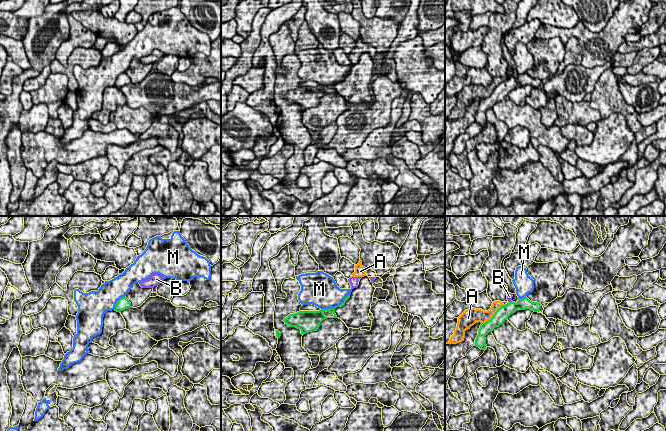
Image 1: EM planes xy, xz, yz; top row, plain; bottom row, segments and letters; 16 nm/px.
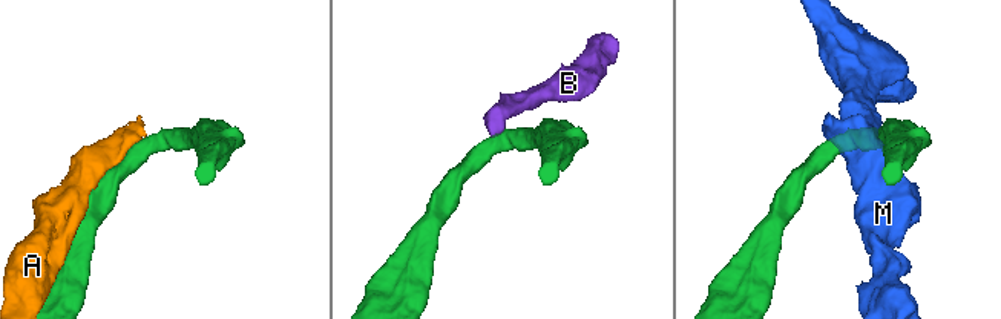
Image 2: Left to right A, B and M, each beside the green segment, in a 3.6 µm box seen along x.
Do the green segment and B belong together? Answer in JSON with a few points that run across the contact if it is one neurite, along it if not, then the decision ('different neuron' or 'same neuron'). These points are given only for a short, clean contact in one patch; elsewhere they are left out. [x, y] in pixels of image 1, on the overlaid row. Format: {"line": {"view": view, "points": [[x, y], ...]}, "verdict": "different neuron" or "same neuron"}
{"line": {"view": "yz", "points": [[511, 300], [509, 302]]}, "verdict": "different neuron"}

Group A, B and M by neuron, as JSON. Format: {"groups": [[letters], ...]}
{"groups": [["A", "B"], ["M"]]}

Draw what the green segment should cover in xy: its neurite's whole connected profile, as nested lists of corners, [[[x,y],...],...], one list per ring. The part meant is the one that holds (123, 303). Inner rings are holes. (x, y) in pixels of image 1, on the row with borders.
[[[122,297],[117,301],[115,306],[115,311],[121,312],[130,307],[131,307],[131,303],[129,302],[129,300],[126,297]]]

